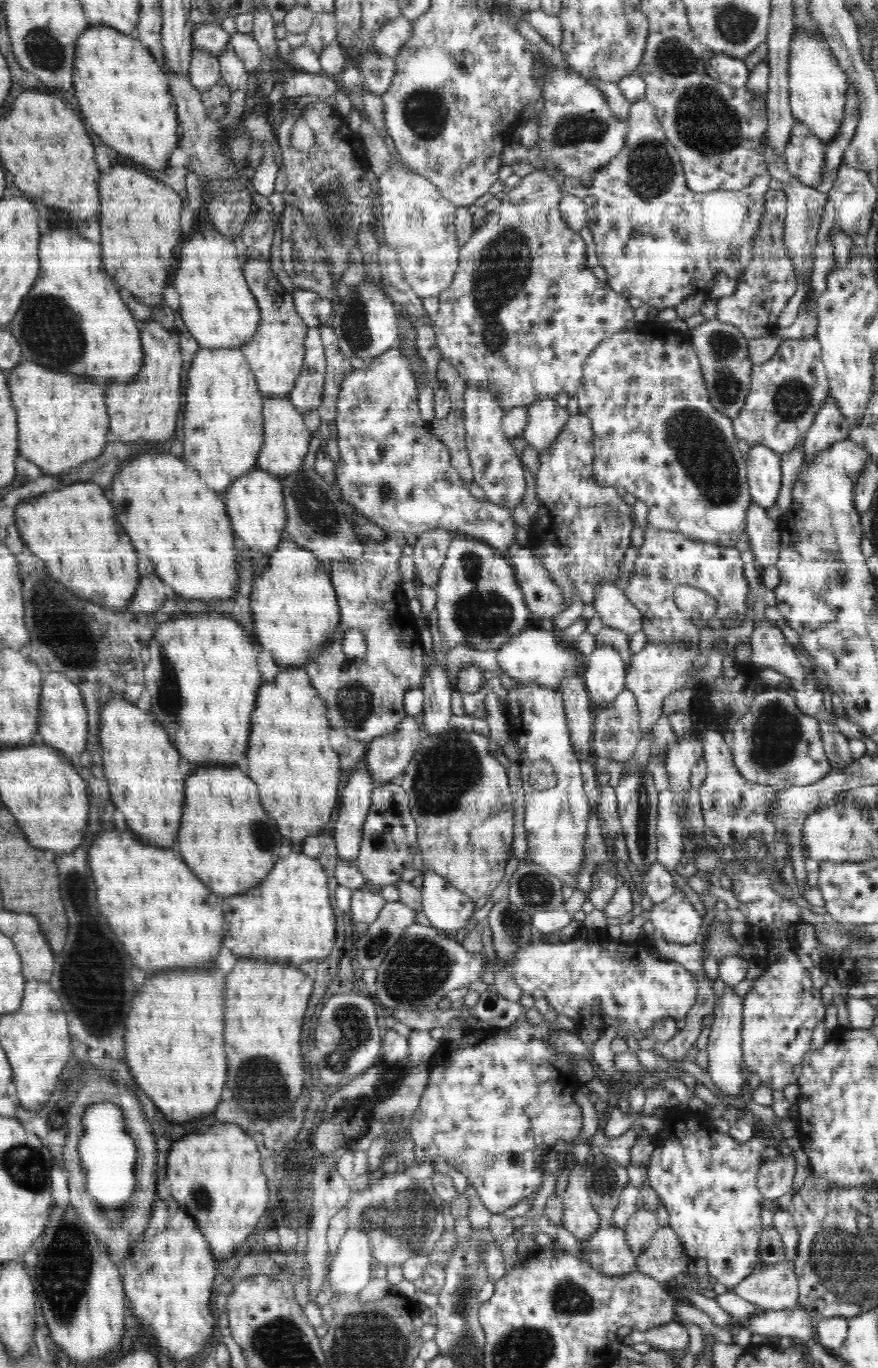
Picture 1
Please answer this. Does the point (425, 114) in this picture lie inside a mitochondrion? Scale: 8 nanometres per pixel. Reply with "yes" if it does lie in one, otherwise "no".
yes

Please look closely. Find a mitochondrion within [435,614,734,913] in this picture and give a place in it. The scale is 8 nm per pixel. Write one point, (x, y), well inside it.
(642, 814)

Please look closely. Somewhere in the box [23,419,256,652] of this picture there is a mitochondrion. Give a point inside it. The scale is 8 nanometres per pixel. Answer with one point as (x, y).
(47, 611)

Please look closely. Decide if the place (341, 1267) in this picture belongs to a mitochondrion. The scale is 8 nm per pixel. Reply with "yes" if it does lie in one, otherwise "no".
no

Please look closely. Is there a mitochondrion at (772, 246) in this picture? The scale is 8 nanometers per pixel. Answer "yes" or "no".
yes

